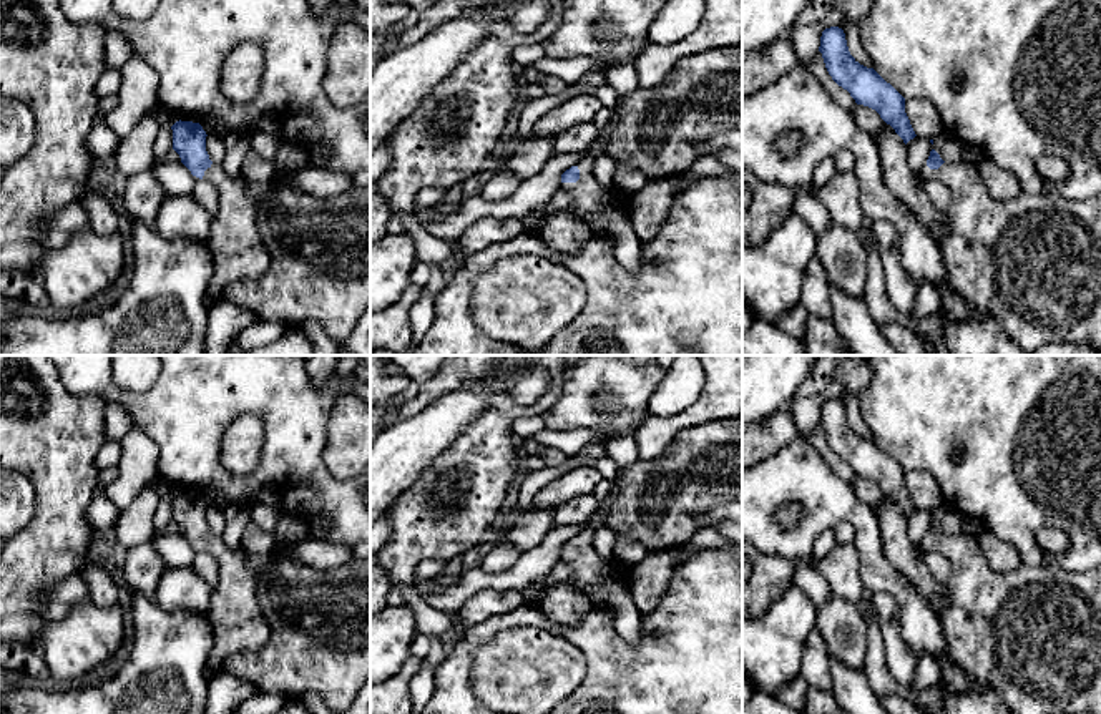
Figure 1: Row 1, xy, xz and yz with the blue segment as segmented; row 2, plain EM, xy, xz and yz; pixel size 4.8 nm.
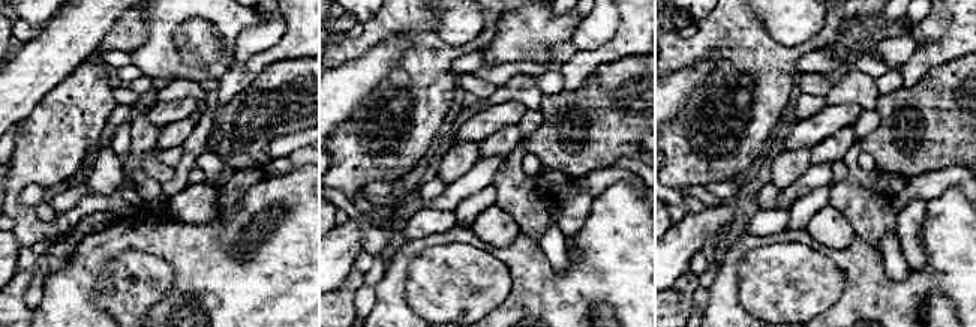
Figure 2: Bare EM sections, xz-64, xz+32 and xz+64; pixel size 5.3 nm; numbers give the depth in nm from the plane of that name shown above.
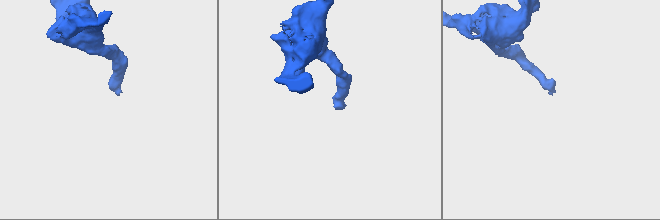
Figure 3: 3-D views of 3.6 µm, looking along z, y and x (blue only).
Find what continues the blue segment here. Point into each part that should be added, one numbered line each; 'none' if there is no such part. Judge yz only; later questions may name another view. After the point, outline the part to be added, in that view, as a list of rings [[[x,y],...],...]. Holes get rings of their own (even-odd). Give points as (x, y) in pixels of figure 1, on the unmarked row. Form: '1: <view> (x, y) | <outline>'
1: yz (1032, 635) | [[[927,535],[915,545],[917,558],[942,553],[952,568],[943,583],[948,604],[937,609],[945,649],[937,659],[942,679],[958,694],[995,691],[1015,714],[1101,714],[1101,568],[1071,573],[1056,566],[1025,566],[995,571],[975,536],[943,535],[930,541]]]

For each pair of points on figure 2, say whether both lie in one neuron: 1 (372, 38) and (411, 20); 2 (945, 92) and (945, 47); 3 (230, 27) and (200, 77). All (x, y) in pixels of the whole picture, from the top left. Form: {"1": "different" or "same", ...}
{"1": "same", "2": "different", "3": "same"}

